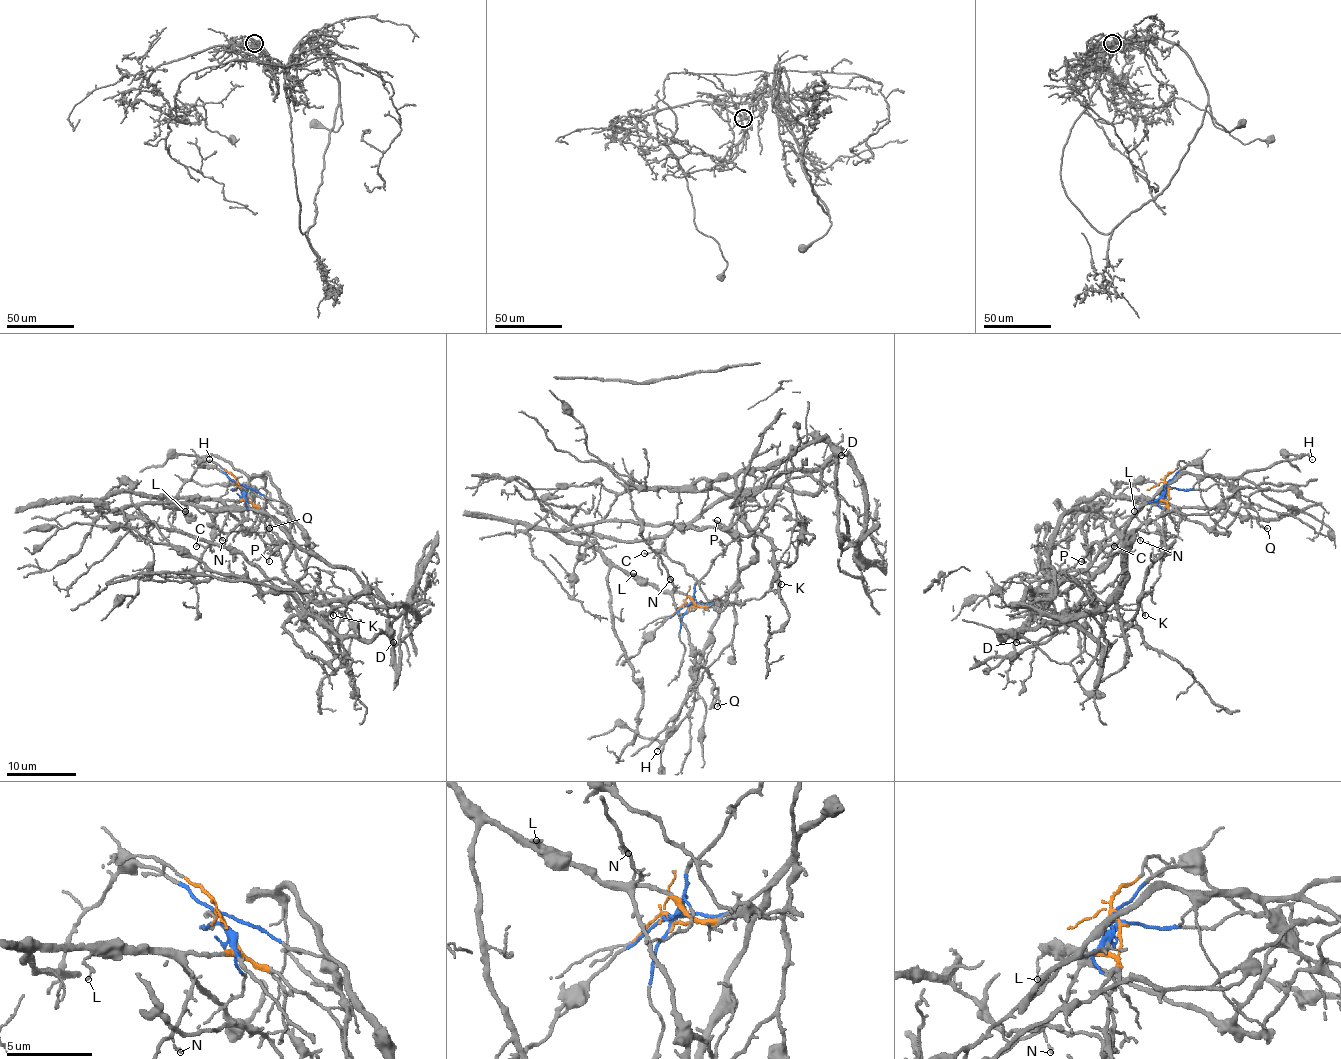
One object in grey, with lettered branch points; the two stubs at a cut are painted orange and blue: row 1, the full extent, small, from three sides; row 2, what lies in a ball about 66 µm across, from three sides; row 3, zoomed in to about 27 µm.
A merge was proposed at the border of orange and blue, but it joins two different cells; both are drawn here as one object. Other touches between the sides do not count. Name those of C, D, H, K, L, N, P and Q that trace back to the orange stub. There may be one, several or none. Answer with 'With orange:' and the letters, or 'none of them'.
With orange: C, K, L, N, Q

